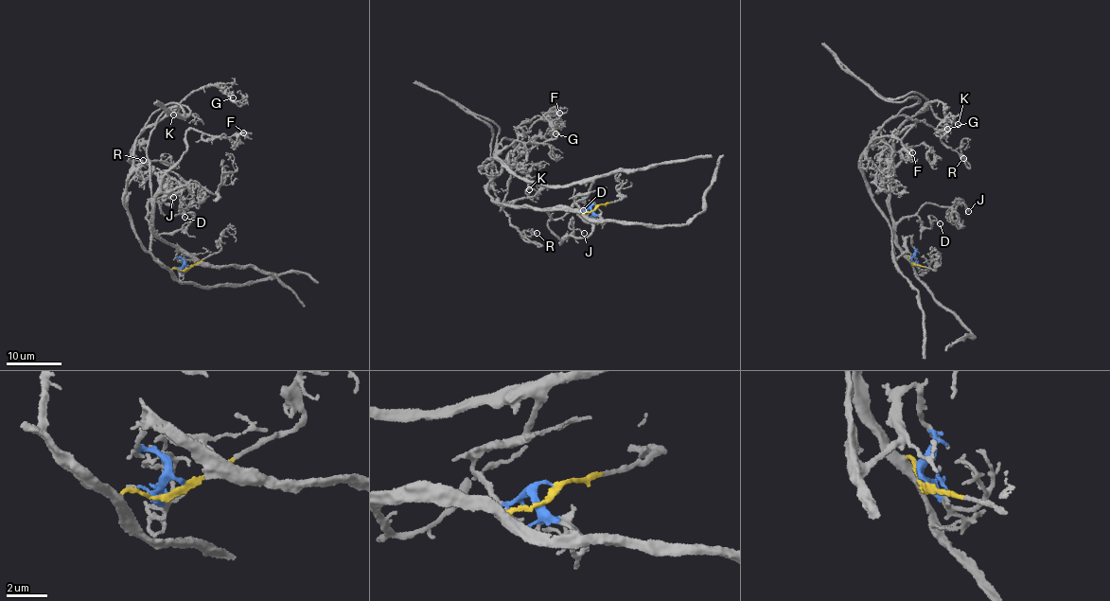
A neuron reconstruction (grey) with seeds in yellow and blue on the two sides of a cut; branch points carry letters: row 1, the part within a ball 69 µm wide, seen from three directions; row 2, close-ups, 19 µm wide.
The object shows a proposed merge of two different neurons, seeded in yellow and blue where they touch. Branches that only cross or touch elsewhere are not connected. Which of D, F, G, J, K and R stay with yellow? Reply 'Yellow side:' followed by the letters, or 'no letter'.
Yellow side: D, G, J, K

